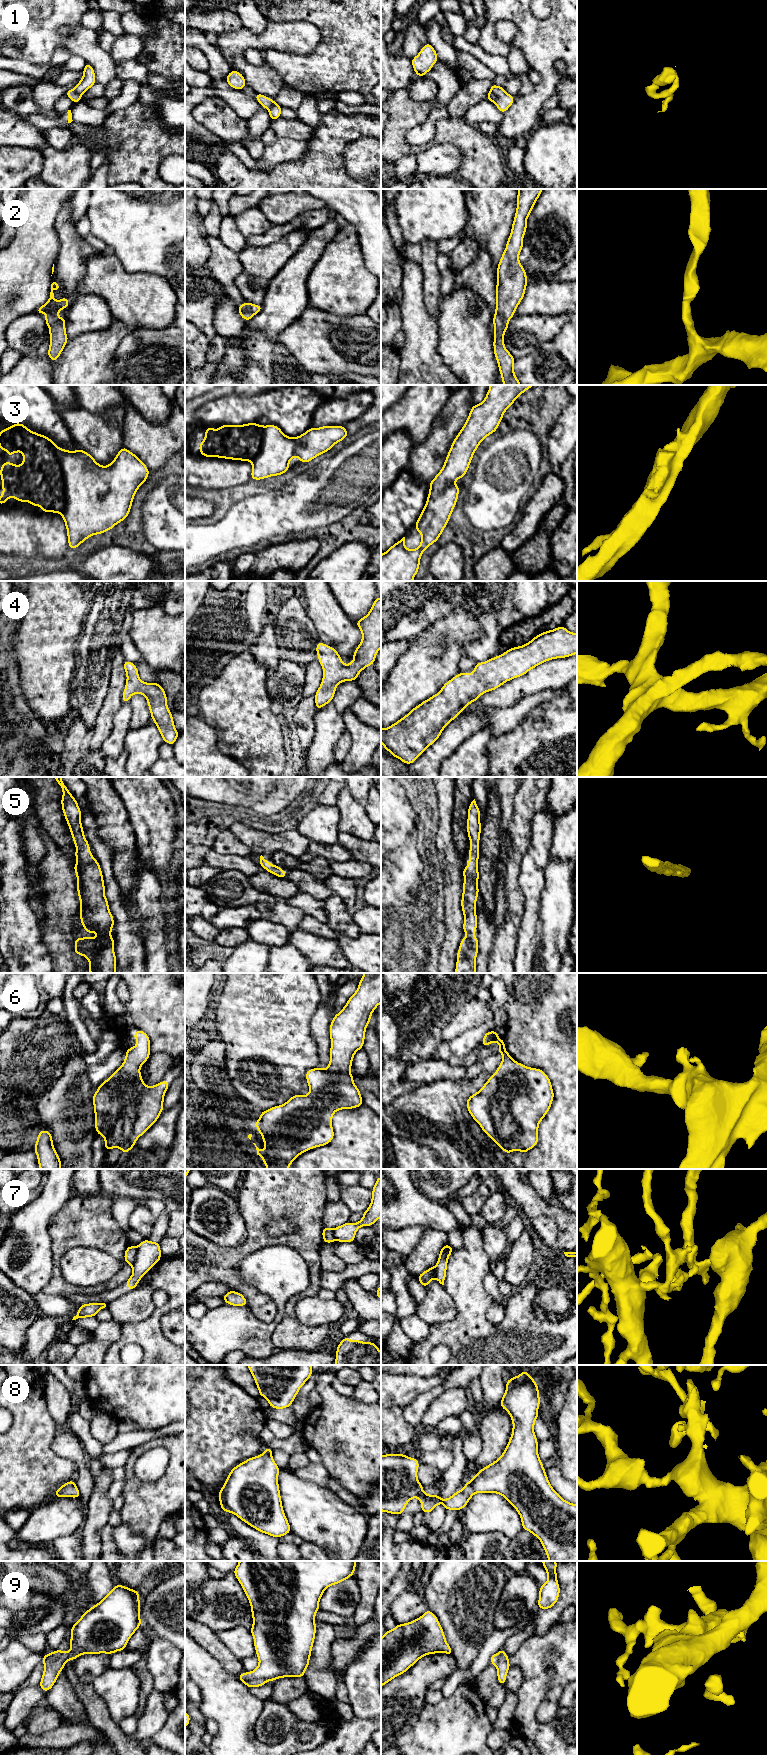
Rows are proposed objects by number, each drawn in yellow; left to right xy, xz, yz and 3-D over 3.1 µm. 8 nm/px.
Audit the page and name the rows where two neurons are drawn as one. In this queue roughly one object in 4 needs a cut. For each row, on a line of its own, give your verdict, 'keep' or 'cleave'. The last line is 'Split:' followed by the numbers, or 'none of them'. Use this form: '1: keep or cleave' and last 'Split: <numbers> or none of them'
1: cleave
2: keep
3: keep
4: keep
5: keep
6: keep
7: cleave
8: keep
9: cleave
Split: 1, 7, 9

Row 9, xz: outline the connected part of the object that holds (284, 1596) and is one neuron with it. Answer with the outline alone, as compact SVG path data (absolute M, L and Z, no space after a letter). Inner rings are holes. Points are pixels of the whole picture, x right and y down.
M239 1561L233 1573L241 1584L251 1606L251 1634L259 1659L257 1668L238 1675L242 1682L249 1679L274 1681L284 1677L304 1677L309 1666L317 1626L315 1615L324 1591L355 1573L356 1561Z

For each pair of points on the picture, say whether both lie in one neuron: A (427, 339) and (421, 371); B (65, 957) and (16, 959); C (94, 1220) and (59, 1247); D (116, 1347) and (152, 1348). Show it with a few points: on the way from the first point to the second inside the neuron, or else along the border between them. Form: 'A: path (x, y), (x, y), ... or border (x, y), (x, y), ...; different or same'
A: path (421, 347), (421, 363); same
B: border (41, 936), (52, 962); different
C: path (85, 1221), (68, 1238); same
D: path (125, 1339), (143, 1339); same

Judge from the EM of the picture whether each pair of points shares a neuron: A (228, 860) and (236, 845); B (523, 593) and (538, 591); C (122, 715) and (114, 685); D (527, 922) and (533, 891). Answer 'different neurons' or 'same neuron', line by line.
A: different neurons
B: same neuron
C: different neurons
D: same neuron

